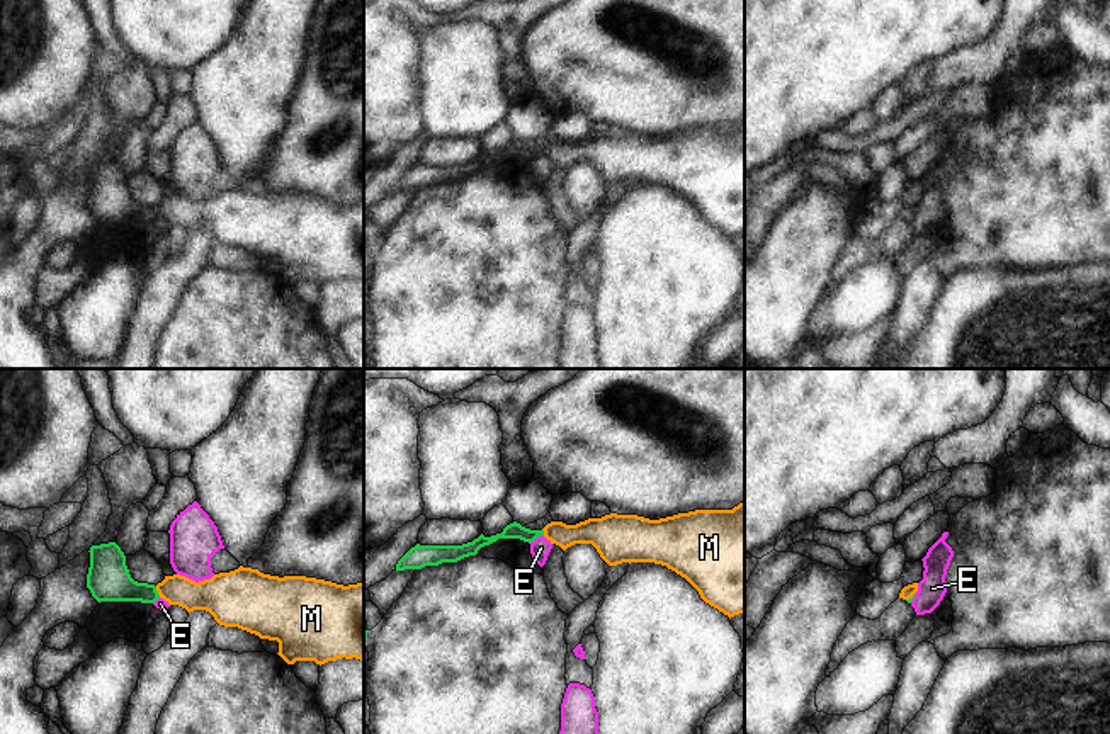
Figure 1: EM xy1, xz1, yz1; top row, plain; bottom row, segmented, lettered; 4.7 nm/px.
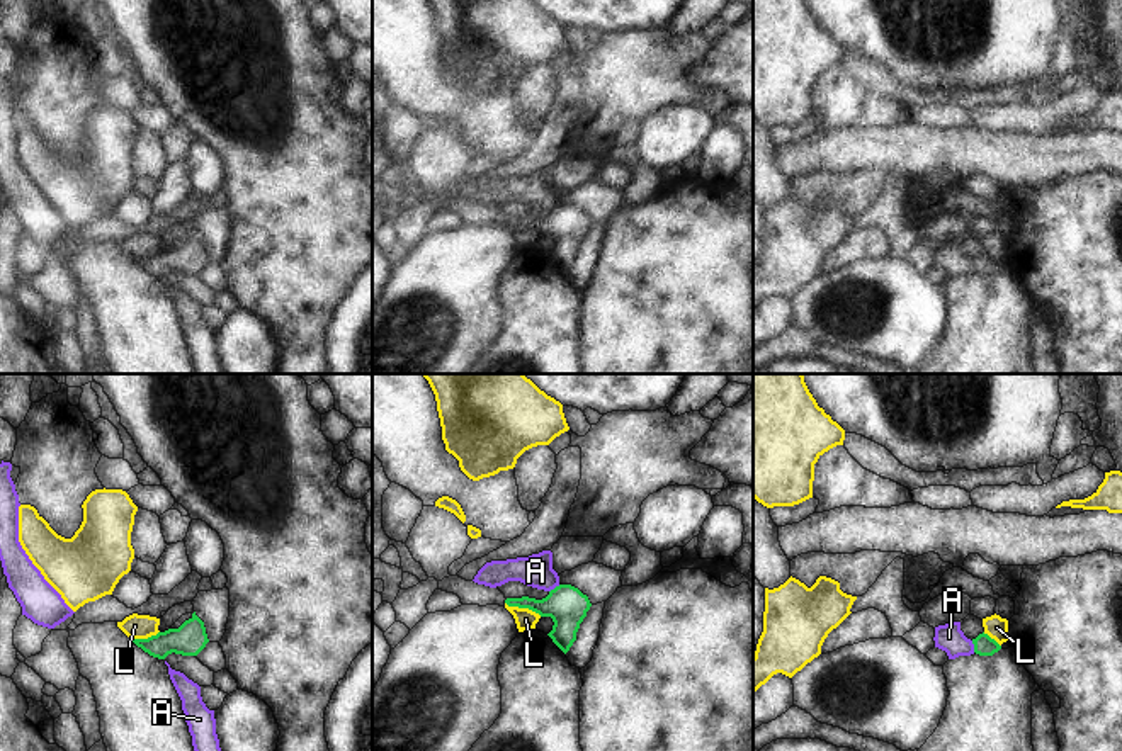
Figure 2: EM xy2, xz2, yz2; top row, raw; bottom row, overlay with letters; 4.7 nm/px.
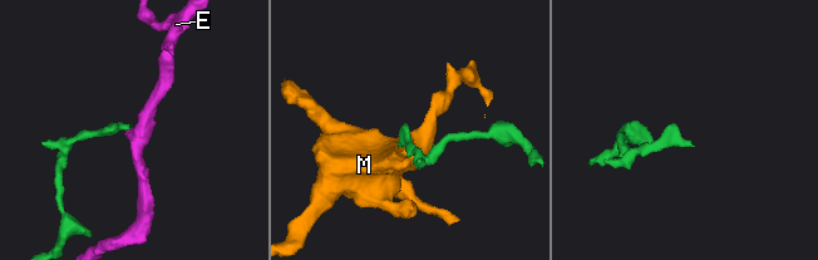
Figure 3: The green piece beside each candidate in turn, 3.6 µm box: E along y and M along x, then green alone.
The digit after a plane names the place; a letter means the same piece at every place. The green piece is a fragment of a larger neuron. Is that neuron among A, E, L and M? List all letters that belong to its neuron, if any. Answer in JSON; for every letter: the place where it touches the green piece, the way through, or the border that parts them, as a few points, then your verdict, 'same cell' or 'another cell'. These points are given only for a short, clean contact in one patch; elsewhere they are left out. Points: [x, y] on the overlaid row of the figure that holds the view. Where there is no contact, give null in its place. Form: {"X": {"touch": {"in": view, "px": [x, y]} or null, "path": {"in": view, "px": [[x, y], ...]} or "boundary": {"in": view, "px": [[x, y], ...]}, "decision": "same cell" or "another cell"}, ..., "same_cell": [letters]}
{"A": {"touch": {"in": "yz2", "px": [974, 646]}, "boundary": {"in": "yz2", "px": [[971, 641], [974, 651]]}, "decision": "another cell"}, "E": {"touch": {"in": "xz1", "px": [536, 537]}, "boundary": {"in": "xz1", "px": [[543, 534], [529, 542]]}, "decision": "another cell"}, "L": {"touch": {"in": "xz2", "px": [524, 607]}, "boundary": {"in": "xz2", "px": [[505, 602], [515, 607], [527, 607], [541, 615]]}, "decision": "another cell"}, "M": {"touch": {"in": "xy1", "px": [157, 592]}, "path": {"in": "xy1", "px": [[109, 580], [133, 592], [157, 592], [209, 595]]}, "decision": "same cell"}, "same_cell": ["M"]}

